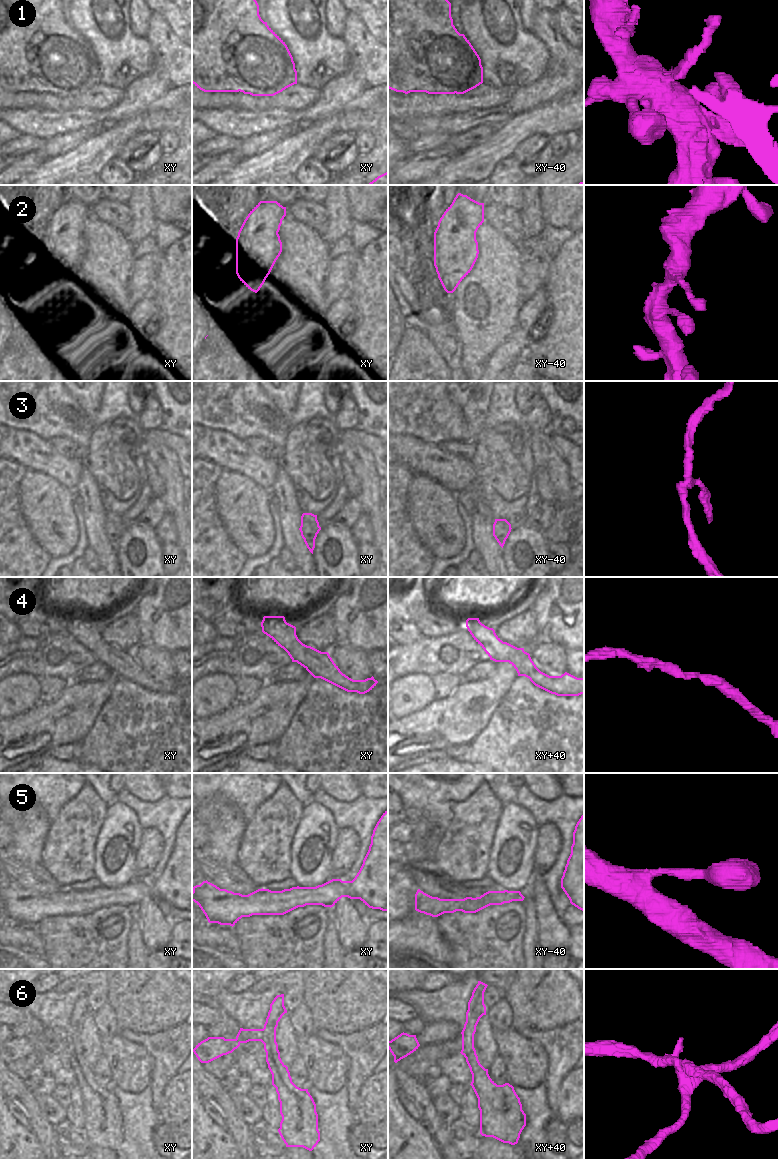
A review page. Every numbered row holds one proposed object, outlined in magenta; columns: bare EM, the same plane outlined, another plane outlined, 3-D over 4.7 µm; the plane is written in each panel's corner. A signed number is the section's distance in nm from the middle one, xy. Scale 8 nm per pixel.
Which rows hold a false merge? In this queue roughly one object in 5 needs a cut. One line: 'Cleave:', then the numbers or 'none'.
Cleave: 1, 3, 6

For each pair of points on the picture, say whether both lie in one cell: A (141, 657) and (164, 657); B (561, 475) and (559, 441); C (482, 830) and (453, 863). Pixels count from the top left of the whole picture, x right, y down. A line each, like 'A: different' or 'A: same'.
A: same
B: different
C: same

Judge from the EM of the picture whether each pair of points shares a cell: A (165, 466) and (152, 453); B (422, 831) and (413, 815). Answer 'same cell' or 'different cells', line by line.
A: same cell
B: same cell

